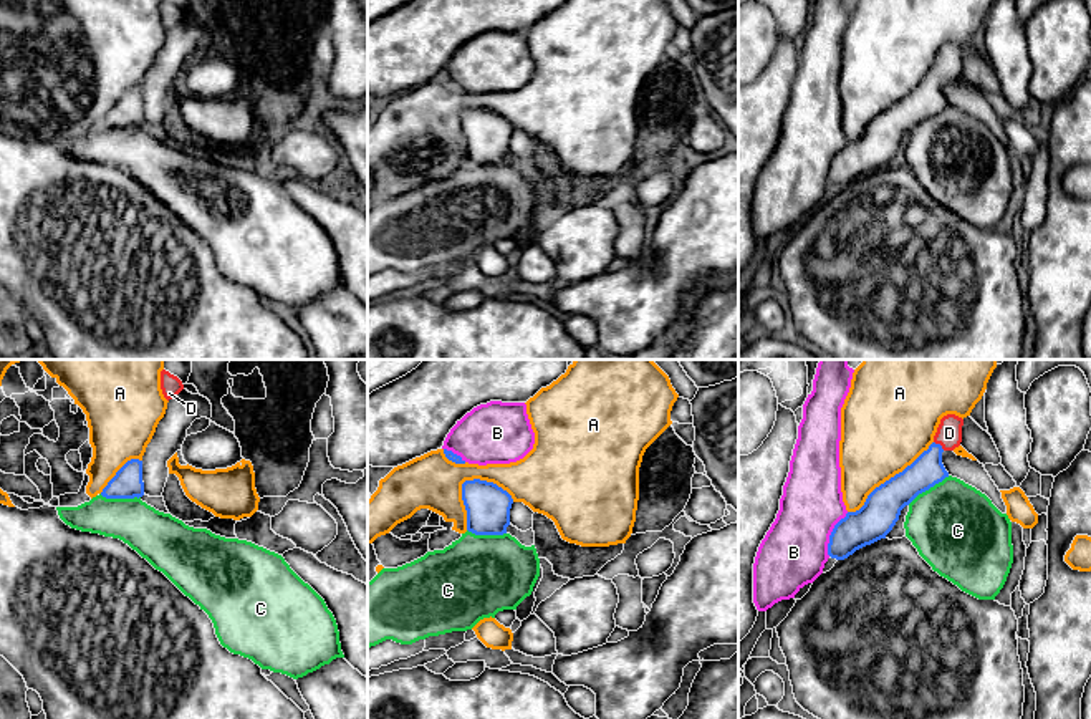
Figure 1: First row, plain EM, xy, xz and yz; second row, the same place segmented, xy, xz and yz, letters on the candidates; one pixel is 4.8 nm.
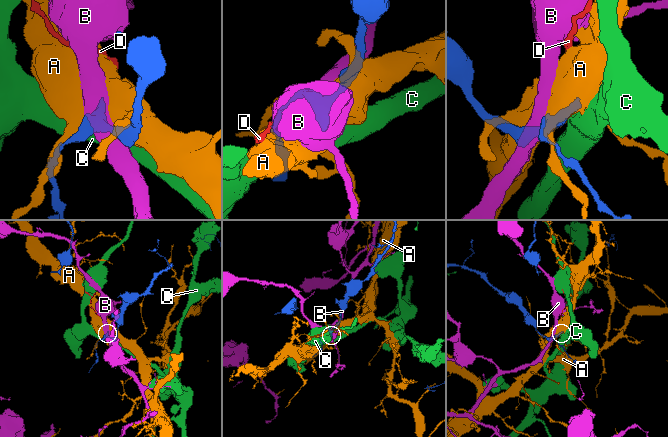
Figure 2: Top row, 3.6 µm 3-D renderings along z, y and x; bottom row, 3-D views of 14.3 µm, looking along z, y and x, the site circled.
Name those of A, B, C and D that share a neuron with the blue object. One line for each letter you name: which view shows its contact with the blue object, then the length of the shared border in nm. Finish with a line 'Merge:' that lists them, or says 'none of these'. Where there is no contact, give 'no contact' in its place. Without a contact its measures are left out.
D: meets blue in yz; contact 70 nm long
Merge: D

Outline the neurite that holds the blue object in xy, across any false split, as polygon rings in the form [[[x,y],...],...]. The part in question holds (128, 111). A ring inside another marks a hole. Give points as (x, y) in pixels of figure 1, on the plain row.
[[[127,89],[101,121],[106,128],[134,128],[144,124],[142,89]]]

